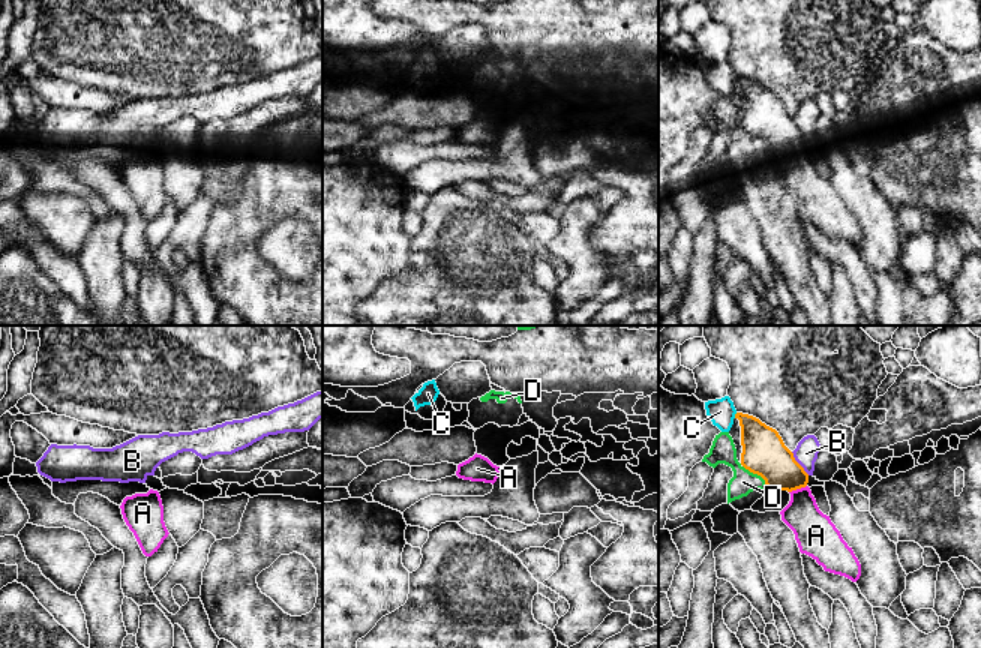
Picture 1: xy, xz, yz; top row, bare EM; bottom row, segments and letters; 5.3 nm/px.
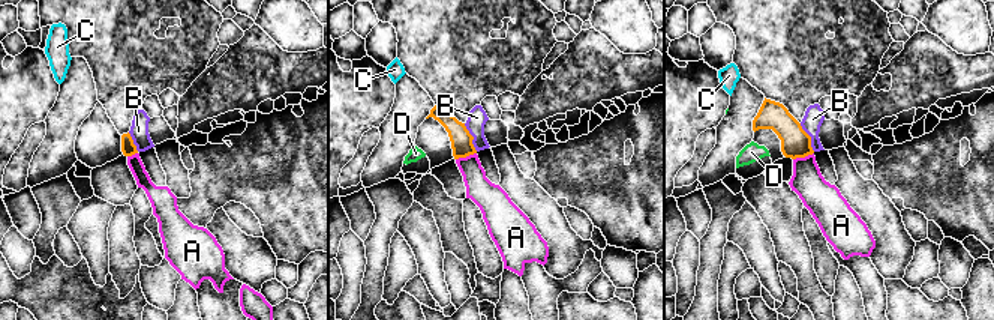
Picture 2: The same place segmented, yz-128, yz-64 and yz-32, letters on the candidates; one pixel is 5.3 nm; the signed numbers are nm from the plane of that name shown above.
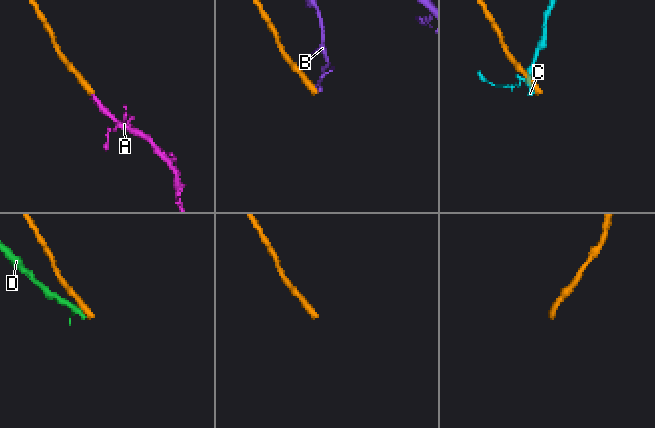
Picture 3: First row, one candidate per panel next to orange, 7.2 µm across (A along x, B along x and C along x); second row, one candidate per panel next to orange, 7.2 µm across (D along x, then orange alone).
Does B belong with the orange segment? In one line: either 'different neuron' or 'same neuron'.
different neuron

